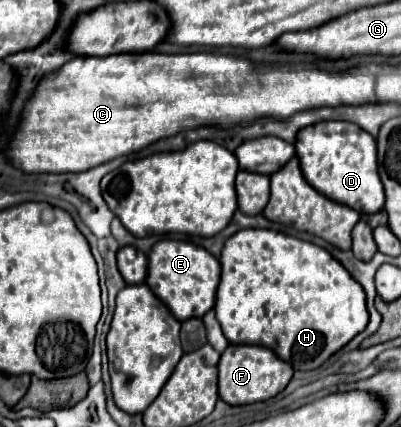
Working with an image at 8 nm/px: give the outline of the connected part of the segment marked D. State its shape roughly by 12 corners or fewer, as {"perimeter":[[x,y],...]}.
{"perimeter":[[354,122],[296,136],[304,178],[360,214],[384,206],[376,142]]}

